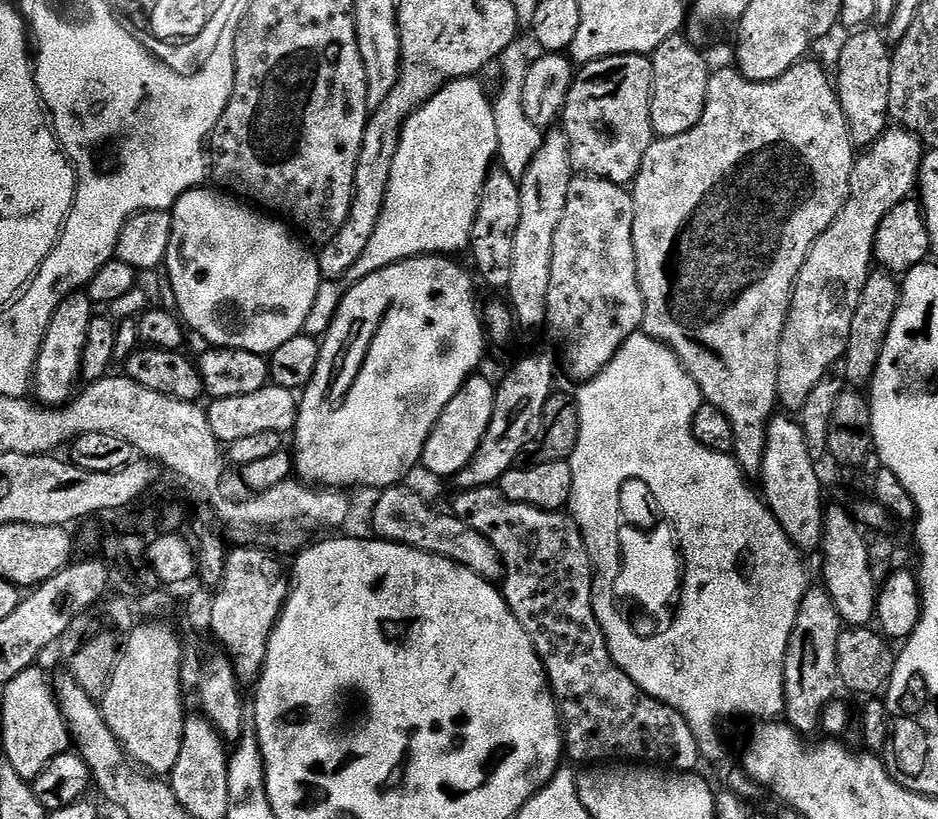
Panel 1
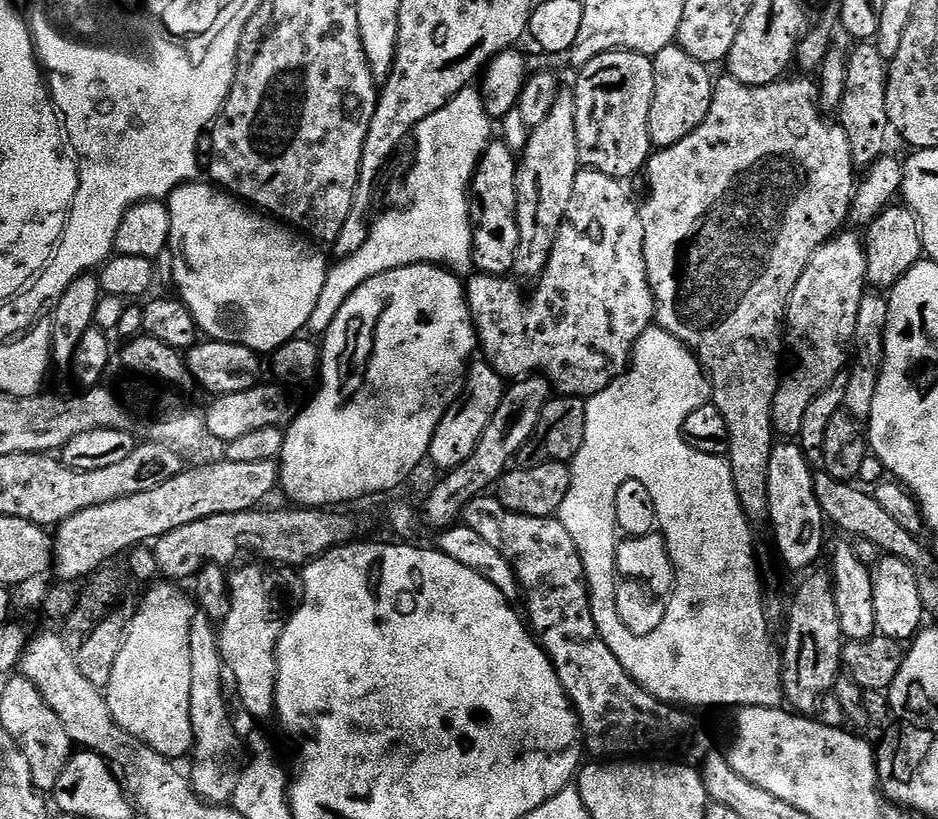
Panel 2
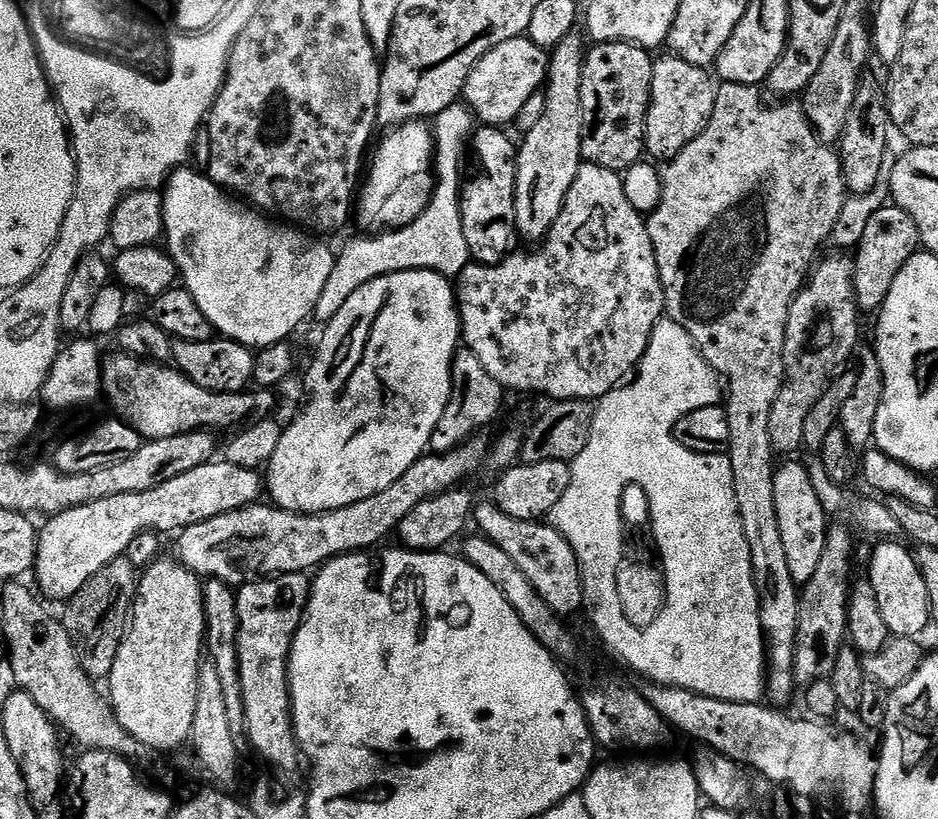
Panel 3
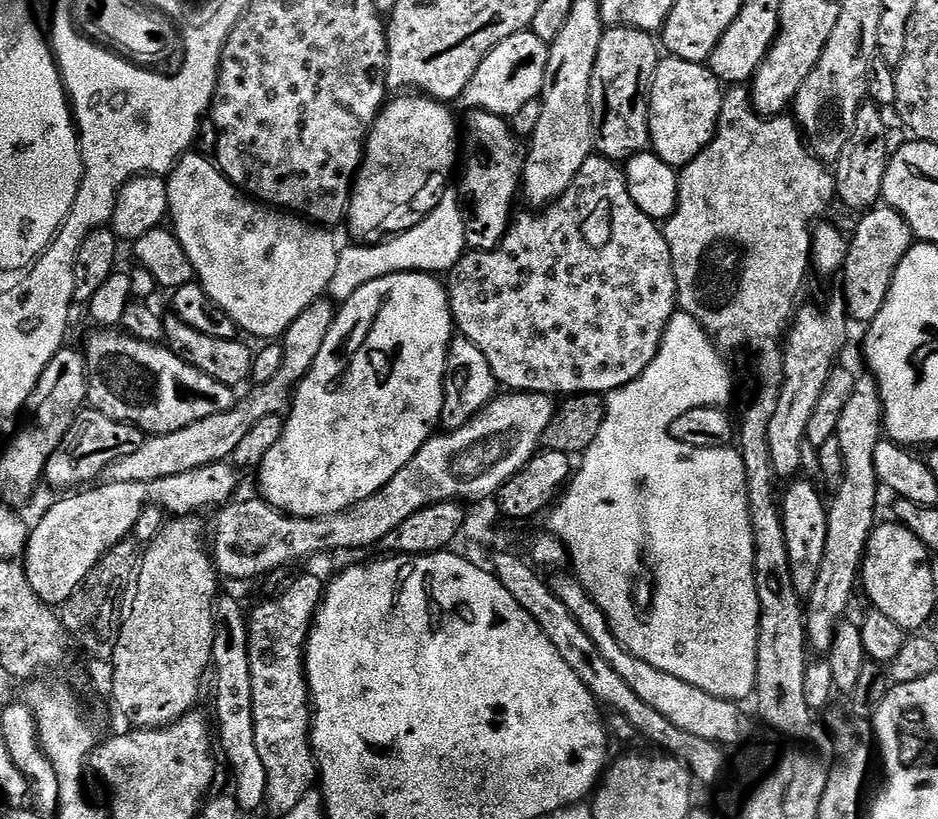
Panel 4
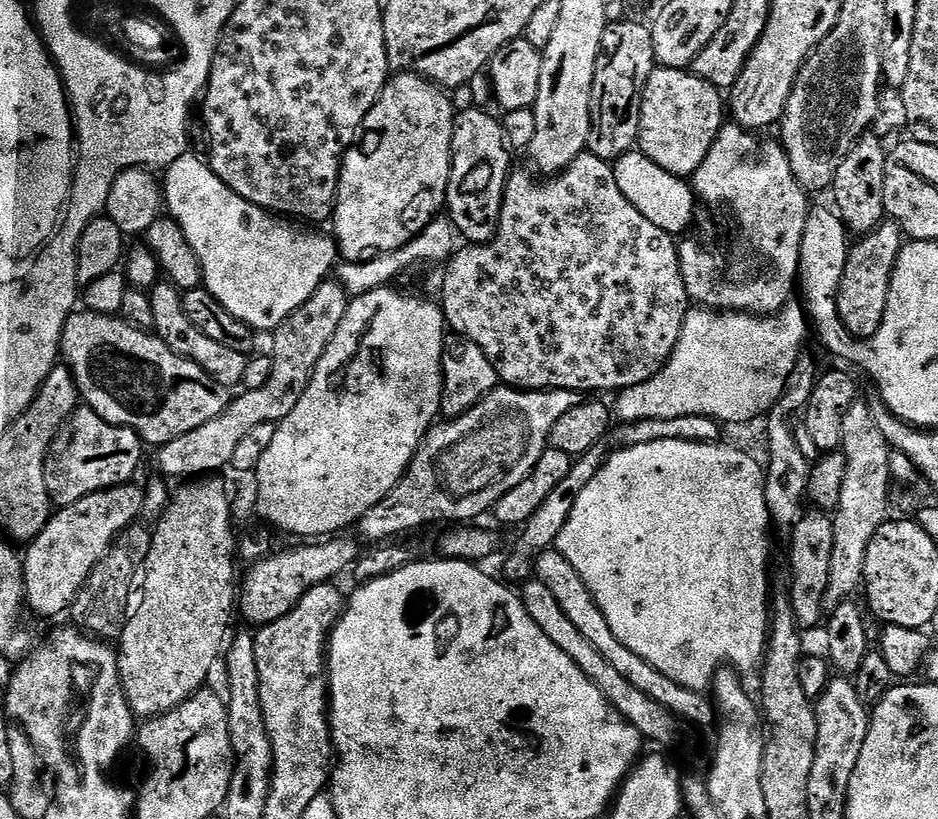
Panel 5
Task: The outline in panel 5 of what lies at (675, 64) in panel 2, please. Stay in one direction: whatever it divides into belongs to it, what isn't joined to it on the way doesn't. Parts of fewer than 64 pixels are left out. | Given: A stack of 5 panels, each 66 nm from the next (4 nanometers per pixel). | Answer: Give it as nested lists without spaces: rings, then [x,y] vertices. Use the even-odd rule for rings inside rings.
[[[659,66],[653,68],[642,90],[639,151],[643,152],[646,158],[650,158],[650,162],[658,162],[662,170],[681,178],[691,178],[698,170],[698,166],[702,166],[706,154],[710,154],[710,146],[714,146],[717,134],[726,123],[726,100],[720,96],[723,96],[721,89],[698,78],[690,70]]]

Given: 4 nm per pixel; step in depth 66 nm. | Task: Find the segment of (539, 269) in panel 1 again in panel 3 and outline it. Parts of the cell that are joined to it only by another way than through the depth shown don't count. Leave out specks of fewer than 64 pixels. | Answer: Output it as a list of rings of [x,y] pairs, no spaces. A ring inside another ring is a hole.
[[[573,34],[562,38],[558,46],[551,49],[548,62],[547,81],[544,93],[544,109],[542,119],[534,130],[523,137],[516,154],[516,193],[514,194],[514,210],[516,211],[516,230],[521,241],[543,241],[548,235],[558,214],[562,214],[562,206],[566,202],[566,194],[570,186],[574,186],[574,178],[582,163],[582,74],[586,47]]]

